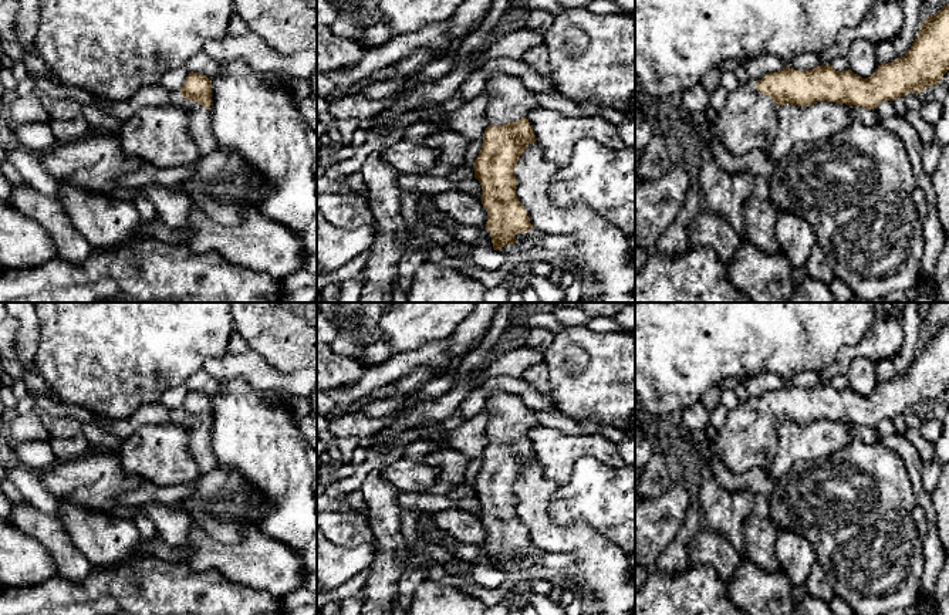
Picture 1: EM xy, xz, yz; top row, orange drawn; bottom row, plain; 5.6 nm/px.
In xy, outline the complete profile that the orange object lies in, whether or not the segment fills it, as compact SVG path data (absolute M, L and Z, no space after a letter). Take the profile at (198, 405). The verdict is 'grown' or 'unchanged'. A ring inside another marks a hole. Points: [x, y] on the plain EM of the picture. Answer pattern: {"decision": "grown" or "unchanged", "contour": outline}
{"decision": "unchanged", "contour": "M189 391L180 408L185 418L195 419L203 426L210 428L212 423L212 399L199 391Z"}

